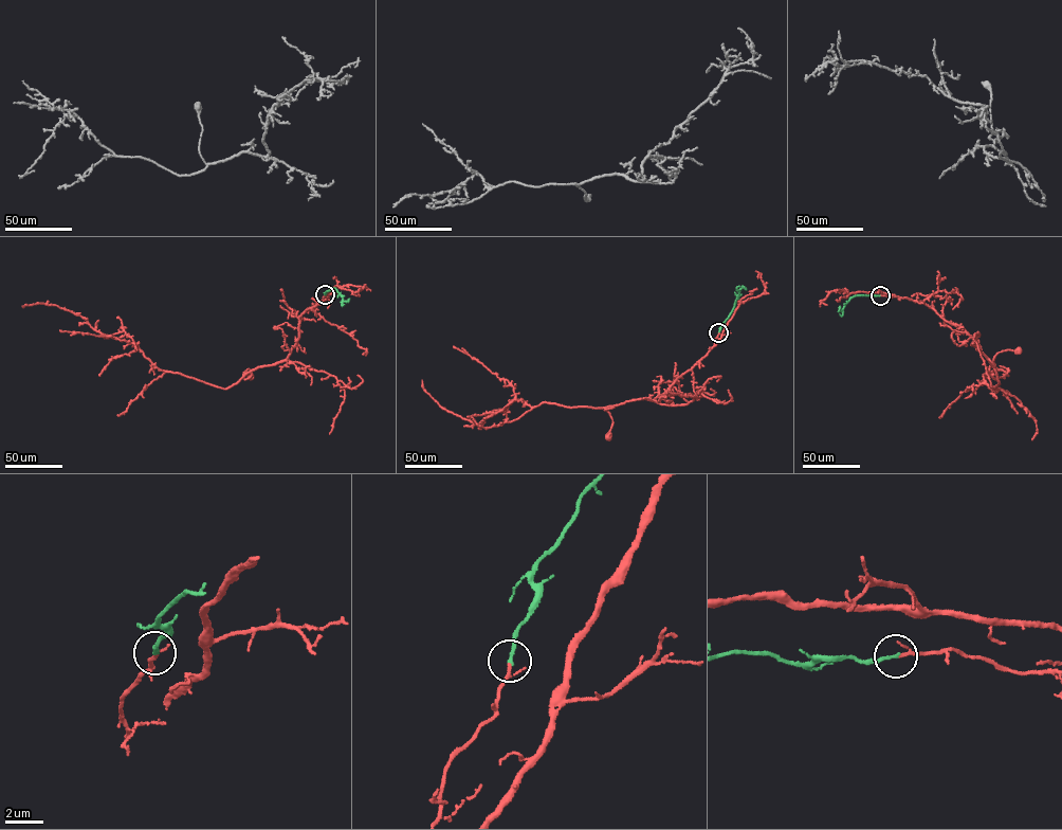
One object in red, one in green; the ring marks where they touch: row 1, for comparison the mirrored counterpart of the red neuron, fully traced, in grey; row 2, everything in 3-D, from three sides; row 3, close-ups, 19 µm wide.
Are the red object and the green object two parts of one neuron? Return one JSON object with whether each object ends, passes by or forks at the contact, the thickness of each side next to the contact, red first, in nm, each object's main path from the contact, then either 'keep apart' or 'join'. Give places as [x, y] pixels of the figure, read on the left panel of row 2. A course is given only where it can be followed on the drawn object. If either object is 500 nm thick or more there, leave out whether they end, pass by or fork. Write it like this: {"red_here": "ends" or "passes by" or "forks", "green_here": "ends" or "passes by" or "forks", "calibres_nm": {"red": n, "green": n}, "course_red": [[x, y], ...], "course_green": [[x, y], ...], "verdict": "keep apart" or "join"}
{"red_here": "passes by", "green_here": "ends", "calibres_nm": {"red": 100, "green": 180}, "course_red": [[325, 294], [324, 301], [301, 313], [298, 339], [286, 359], [253, 368], [244, 379], [246, 370], [250, 375]], "course_green": [[325, 294], [334, 288], [342, 301], [349, 299]], "verdict": "join"}

